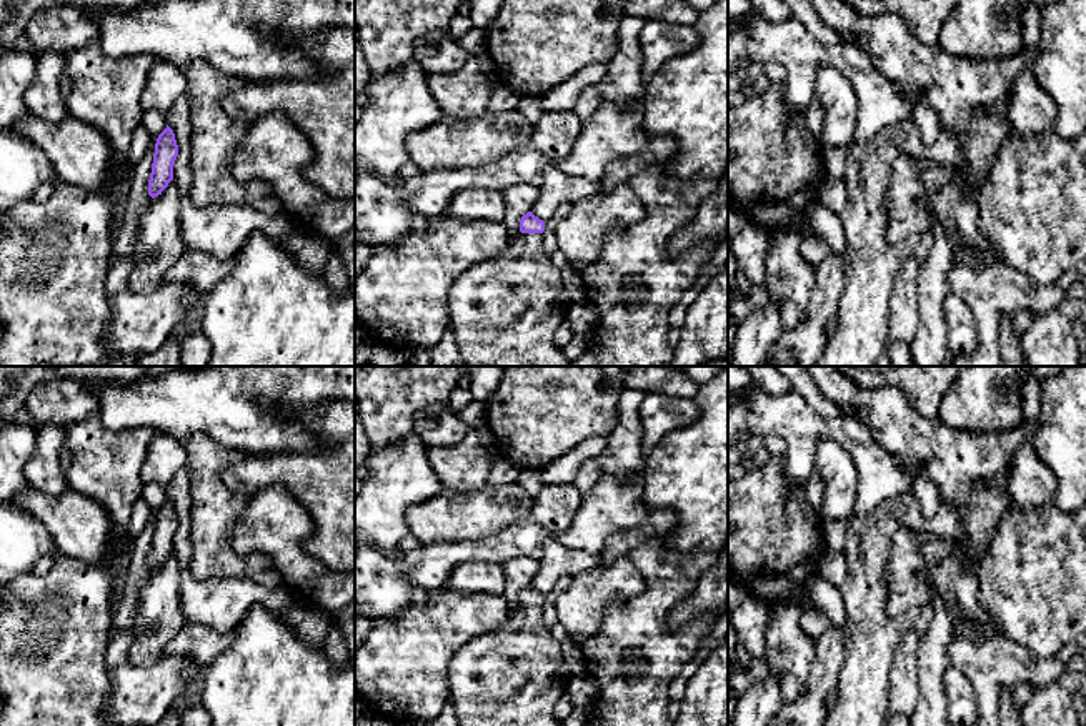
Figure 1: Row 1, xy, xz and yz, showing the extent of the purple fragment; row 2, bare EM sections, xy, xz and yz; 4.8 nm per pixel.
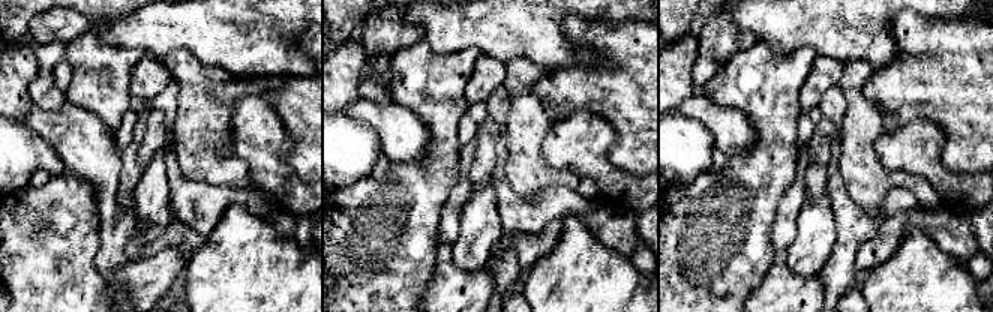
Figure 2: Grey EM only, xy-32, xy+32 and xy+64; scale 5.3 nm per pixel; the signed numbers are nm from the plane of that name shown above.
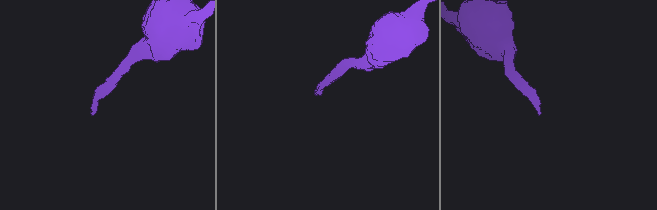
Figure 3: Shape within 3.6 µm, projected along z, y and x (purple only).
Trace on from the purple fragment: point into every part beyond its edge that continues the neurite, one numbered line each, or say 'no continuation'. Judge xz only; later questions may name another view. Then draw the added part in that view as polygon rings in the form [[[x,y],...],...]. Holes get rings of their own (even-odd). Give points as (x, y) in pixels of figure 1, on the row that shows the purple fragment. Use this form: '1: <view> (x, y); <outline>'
1: xz (505, 312); [[[521,231],[500,255],[458,276],[446,298],[450,328],[466,366],[570,366],[555,335],[571,303],[561,270],[543,248],[543,233]]]

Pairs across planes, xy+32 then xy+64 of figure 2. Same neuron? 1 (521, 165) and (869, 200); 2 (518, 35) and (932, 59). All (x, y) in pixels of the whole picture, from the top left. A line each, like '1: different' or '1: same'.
1: same
2: different

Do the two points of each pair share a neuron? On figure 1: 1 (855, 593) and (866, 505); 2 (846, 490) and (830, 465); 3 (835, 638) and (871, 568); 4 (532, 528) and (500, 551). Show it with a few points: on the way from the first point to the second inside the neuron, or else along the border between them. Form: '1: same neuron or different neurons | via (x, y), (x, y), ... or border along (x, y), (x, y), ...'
1: different neurons | border along (900, 497), (891, 497), (868, 512), (855, 515)
2: same neuron | via (840, 483), (836, 472)
3: different neurons | border along (846, 635), (845, 663), (838, 673)
4: same neuron | via (523, 537), (508, 543)

